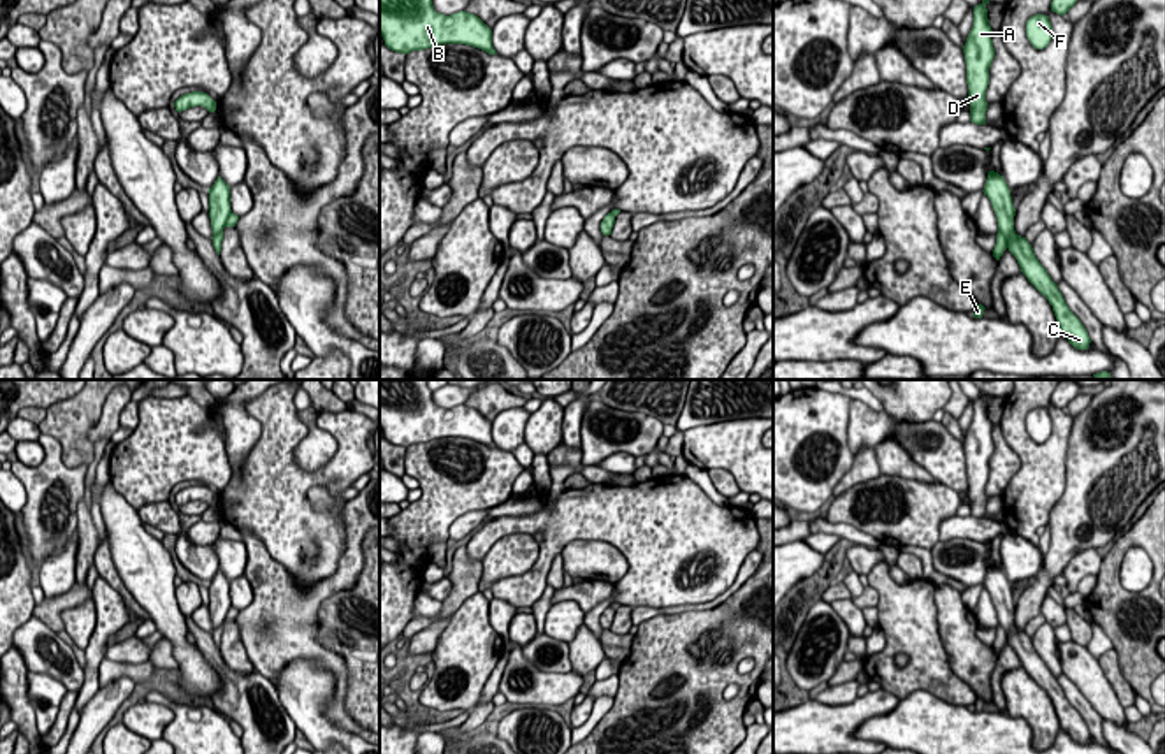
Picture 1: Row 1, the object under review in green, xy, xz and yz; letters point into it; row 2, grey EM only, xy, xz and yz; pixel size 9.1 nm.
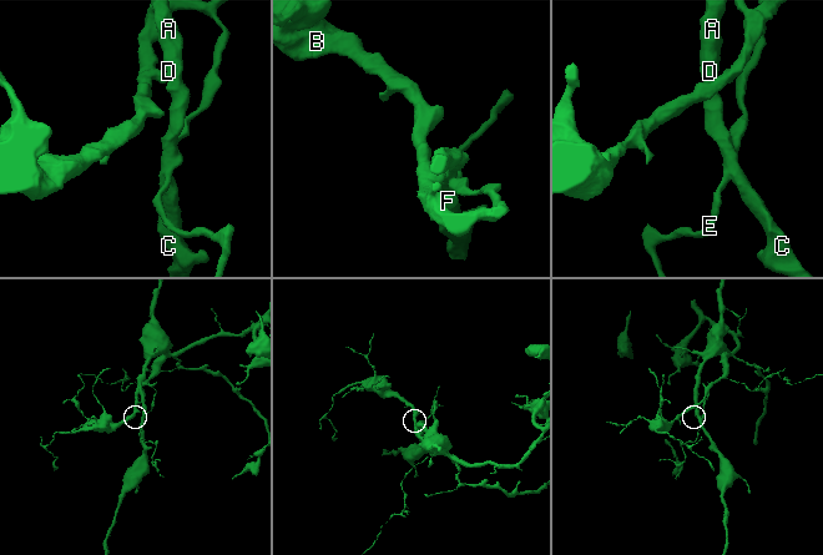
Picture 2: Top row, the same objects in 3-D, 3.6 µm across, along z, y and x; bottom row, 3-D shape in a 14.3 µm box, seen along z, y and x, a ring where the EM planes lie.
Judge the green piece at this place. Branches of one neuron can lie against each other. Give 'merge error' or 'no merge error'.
merge error

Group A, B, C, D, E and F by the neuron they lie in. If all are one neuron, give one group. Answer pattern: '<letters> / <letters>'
A C D / B E F

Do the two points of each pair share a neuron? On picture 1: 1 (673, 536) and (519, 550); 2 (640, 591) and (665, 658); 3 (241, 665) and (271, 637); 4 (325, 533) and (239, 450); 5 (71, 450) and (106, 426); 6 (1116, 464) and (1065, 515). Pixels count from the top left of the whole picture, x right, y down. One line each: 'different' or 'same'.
1: different
2: different
3: different
4: different
5: different
6: same

